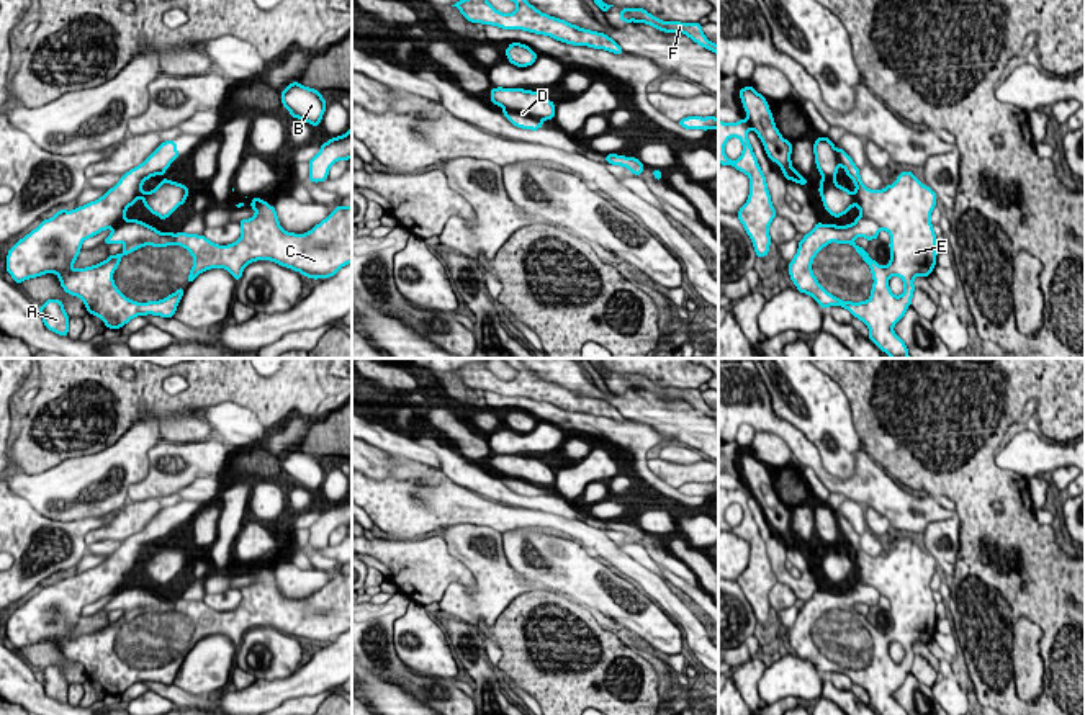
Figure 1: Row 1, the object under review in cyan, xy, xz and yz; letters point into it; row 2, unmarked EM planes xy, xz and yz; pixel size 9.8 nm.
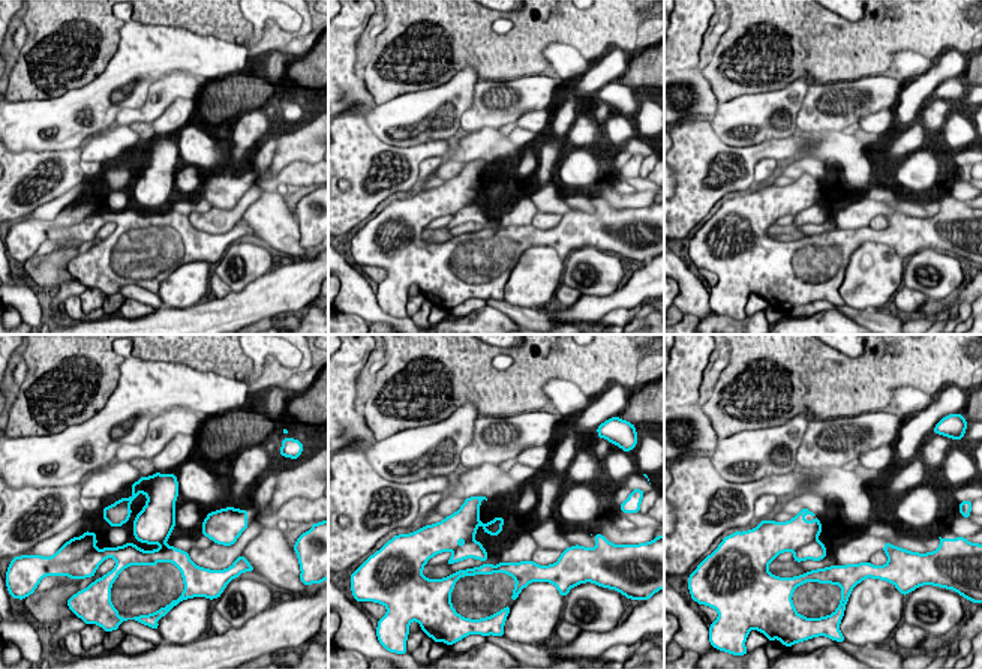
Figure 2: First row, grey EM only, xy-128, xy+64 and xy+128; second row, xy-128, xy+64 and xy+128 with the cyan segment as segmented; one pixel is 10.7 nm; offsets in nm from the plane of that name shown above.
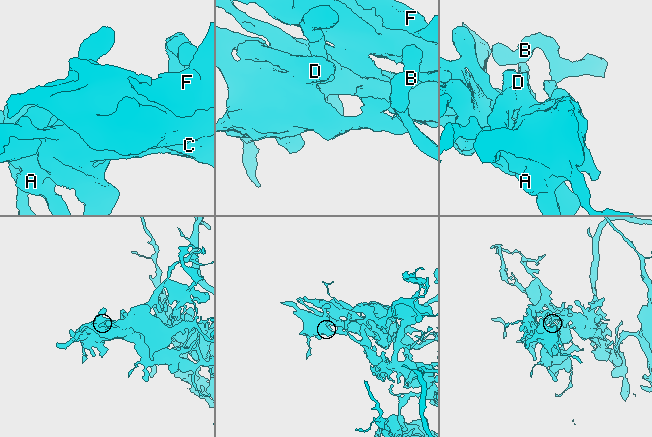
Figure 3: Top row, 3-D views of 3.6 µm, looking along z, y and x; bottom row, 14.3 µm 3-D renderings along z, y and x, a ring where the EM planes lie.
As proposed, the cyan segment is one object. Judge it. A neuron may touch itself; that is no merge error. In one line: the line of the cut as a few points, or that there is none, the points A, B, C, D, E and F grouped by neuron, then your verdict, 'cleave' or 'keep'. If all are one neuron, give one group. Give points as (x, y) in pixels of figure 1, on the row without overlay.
no cut | A B C D E F | keep

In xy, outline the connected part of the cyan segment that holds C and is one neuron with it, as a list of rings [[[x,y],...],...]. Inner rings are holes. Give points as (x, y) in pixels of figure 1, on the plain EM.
[[[165,507],[141,532],[121,542],[101,564],[72,578],[61,576],[51,586],[44,586],[8,617],[7,640],[15,650],[56,640],[64,658],[82,664],[90,681],[98,682],[110,695],[121,695],[136,682],[173,684],[185,659],[185,654],[178,654],[170,663],[149,669],[136,669],[119,659],[113,638],[121,622],[144,612],[185,614],[195,627],[187,650],[209,635],[226,635],[239,648],[244,633],[255,627],[272,627],[314,646],[334,643],[352,628],[352,574],[342,571],[309,599],[293,600],[280,592],[273,573],[252,563],[250,574],[255,576],[255,582],[239,587],[242,600],[229,612],[218,612],[205,602],[182,597],[159,599],[137,586],[128,587],[126,576],[139,564],[160,586],[185,569],[188,555],[167,545],[152,558],[142,558],[142,550],[154,542],[164,542],[177,524],[175,507]],[[105,596],[113,599],[103,610],[121,609],[124,615],[93,633],[74,636],[82,609]]]

